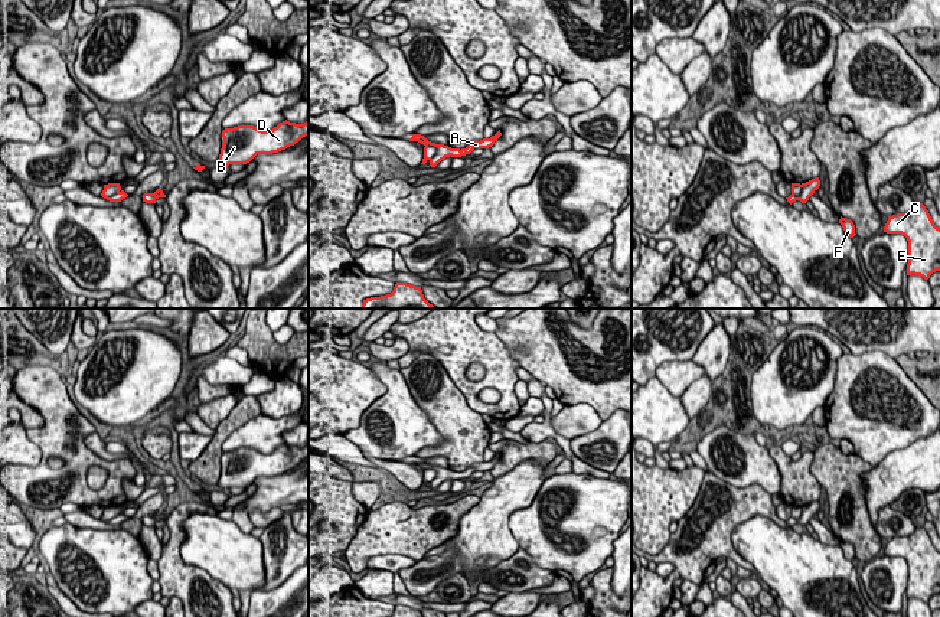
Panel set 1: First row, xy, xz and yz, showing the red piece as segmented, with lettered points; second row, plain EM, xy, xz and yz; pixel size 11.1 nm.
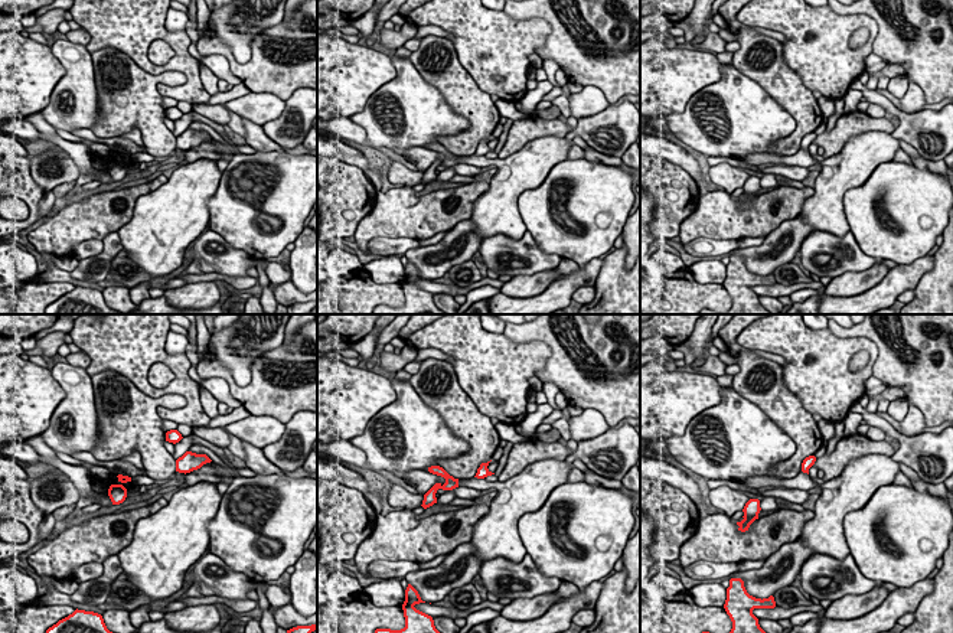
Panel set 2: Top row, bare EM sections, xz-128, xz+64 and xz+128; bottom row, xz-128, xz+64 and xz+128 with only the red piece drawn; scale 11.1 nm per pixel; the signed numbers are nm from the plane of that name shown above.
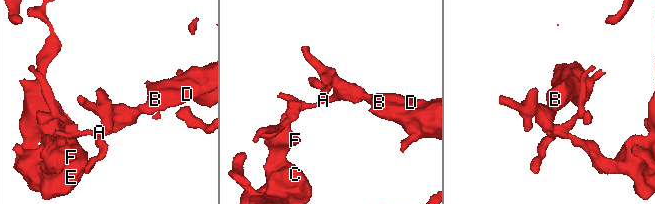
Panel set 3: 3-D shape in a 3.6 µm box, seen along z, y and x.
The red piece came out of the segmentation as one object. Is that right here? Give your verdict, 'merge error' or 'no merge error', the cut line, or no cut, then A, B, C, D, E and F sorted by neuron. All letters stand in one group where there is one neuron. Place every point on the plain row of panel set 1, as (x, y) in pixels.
merge error; cut xz (426, 467), (431, 467), (436, 472), (430, 483); groups A B D / C E F

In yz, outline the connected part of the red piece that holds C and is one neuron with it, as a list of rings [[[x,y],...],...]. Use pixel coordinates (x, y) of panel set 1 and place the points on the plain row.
[[[917,526],[908,536],[888,541],[884,555],[901,556],[908,564],[907,598],[928,603],[940,594],[940,551],[937,551],[923,526]]]

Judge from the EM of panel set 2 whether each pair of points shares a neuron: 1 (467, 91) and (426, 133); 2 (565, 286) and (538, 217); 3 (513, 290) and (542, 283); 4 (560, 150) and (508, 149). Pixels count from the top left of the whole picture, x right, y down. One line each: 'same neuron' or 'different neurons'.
1: different neurons
2: different neurons
3: same neuron
4: different neurons

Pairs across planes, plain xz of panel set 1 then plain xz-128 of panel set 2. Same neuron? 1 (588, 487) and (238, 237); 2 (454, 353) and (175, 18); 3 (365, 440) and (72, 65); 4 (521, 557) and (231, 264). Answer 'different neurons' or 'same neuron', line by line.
1: same neuron
2: different neurons
3: same neuron
4: same neuron

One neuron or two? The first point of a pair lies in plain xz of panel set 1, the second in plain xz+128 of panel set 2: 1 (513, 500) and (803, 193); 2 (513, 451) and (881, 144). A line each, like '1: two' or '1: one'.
1: two
2: two

